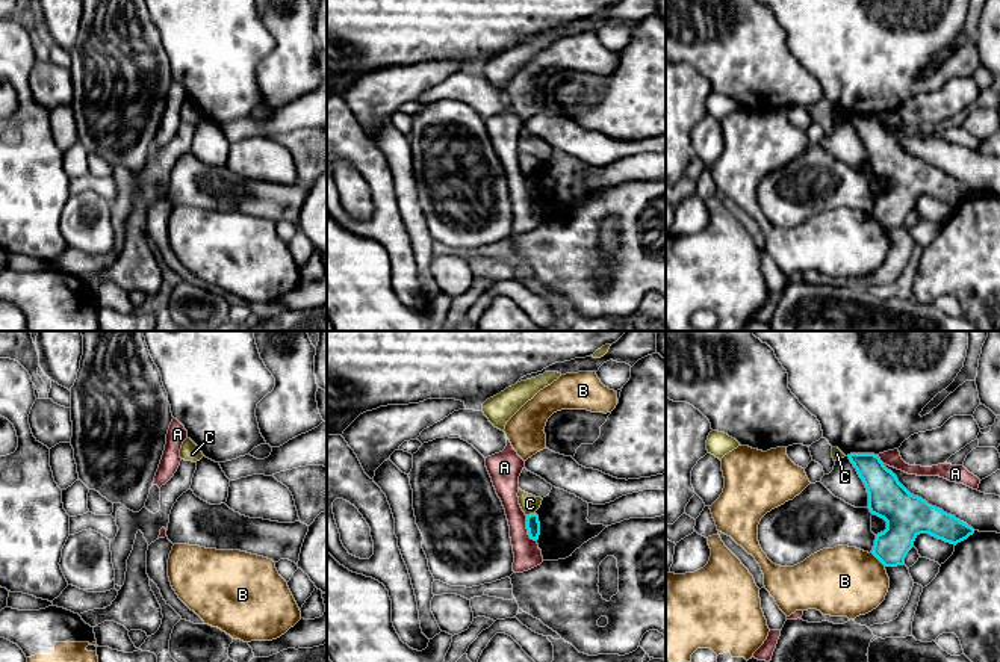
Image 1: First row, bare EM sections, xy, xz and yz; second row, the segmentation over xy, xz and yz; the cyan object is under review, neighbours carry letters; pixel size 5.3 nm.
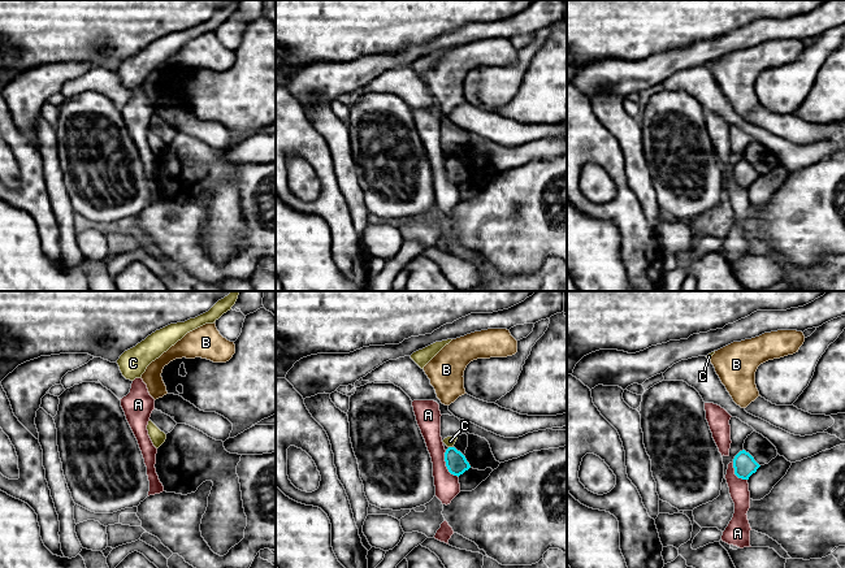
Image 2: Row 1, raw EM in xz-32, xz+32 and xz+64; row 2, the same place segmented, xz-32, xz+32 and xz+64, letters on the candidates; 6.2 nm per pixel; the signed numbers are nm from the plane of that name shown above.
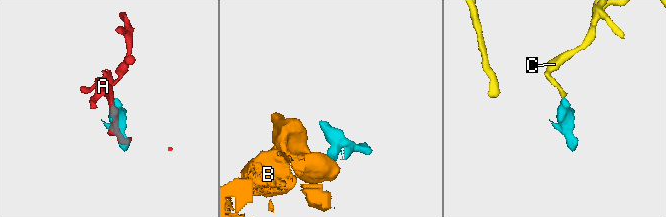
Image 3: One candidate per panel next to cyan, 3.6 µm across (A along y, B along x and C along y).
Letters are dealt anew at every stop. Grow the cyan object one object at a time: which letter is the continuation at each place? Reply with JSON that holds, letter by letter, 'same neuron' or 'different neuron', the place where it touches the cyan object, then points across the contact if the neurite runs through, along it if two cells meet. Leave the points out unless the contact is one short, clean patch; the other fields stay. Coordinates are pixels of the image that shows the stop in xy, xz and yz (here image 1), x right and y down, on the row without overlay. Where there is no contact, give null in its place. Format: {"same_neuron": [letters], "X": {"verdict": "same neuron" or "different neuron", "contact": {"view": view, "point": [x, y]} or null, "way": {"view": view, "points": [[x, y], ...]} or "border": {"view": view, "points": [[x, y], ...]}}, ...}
{"same_neuron": [], "A": {"verdict": "different neuron", "contact": {"view": "xz", "point": [527, 189]}}, "B": {"verdict": "different neuron", "contact": {"view": "yz", "point": [879, 221]}, "border": {"view": "yz", "points": [[872, 213], [885, 227]]}}, "C": {"verdict": "different neuron", "contact": {"view": "xz", "point": [530, 176]}, "border": {"view": "xz", "points": [[534, 173], [527, 177]]}}}

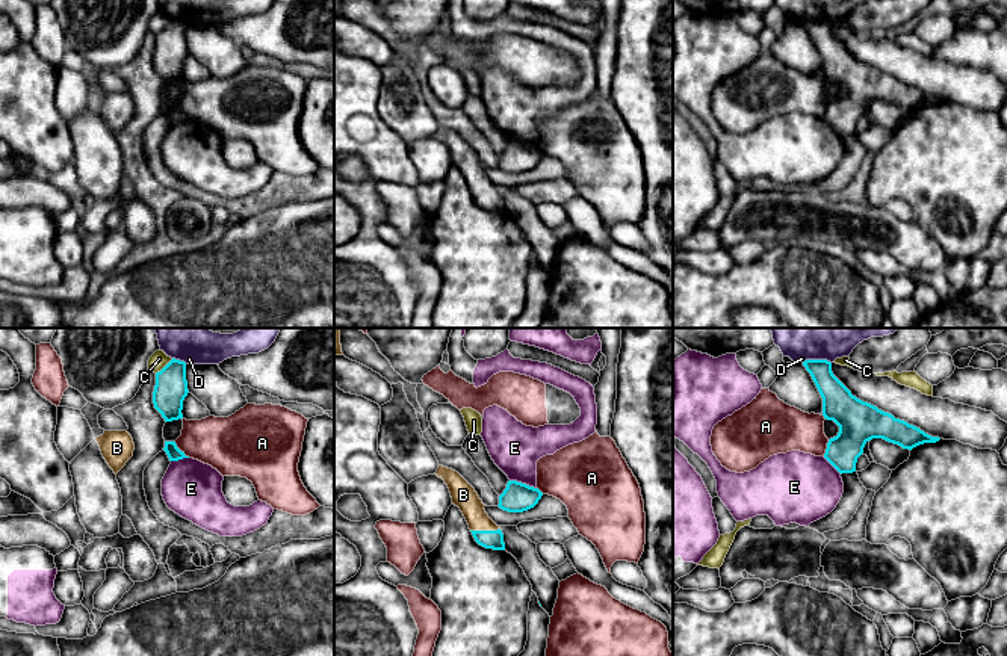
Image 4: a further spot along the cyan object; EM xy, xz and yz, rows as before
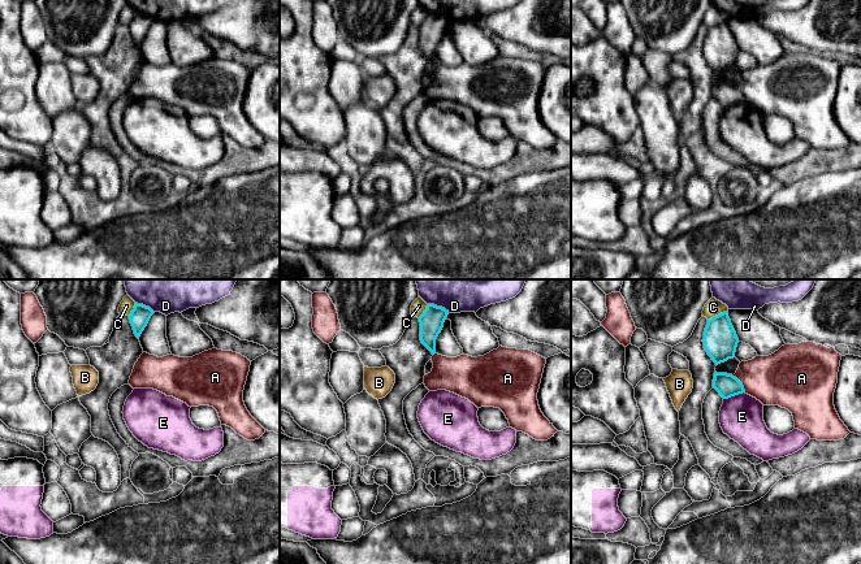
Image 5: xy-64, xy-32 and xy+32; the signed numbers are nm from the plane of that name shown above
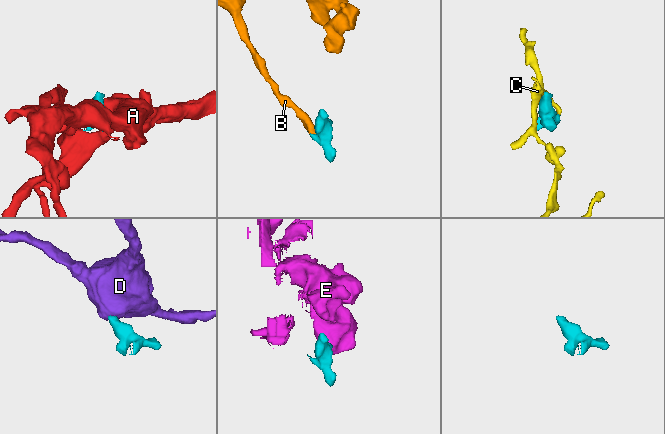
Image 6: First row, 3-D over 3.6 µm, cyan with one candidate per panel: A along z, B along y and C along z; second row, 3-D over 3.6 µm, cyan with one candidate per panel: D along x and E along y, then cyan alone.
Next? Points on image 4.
{"same_neuron": ["B"], "A": {"verdict": "different neuron", "contact": {"view": "xy", "point": [180, 112]}}, "B": {"verdict": "same neuron", "contact": {"view": "xz", "point": [484, 192]}, "way": {"view": "xz", "points": [[493, 201], [484, 192], [463, 156]]}}, "C": {"verdict": "different neuron", "contact": {"view": "xy", "point": [165, 27]}}, "D": {"verdict": "different neuron", "contact": {"view": "yz", "point": [817, 21]}, "border": {"view": "yz", "points": [[802, 23], [827, 21], [830, 24]]}}, "E": {"verdict": "different neuron", "contact": {"view": "xz", "point": [523, 145]}, "border": {"view": "xz", "points": [[510, 141], [536, 150]]}}}

